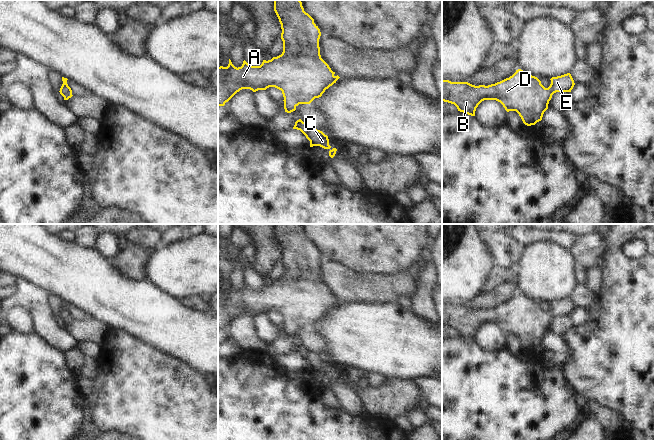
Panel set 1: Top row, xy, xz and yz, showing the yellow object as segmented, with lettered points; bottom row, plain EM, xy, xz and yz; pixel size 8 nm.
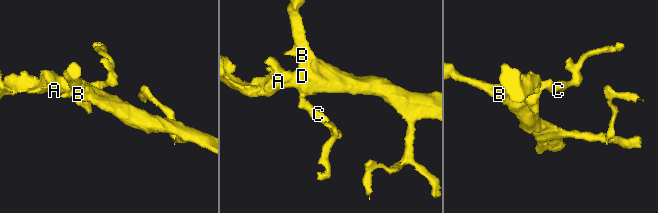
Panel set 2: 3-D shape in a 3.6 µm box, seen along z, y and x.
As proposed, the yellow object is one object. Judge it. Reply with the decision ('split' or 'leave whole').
leave whole

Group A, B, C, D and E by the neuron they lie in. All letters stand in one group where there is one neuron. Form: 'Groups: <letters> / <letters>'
Groups: A B C D E.

